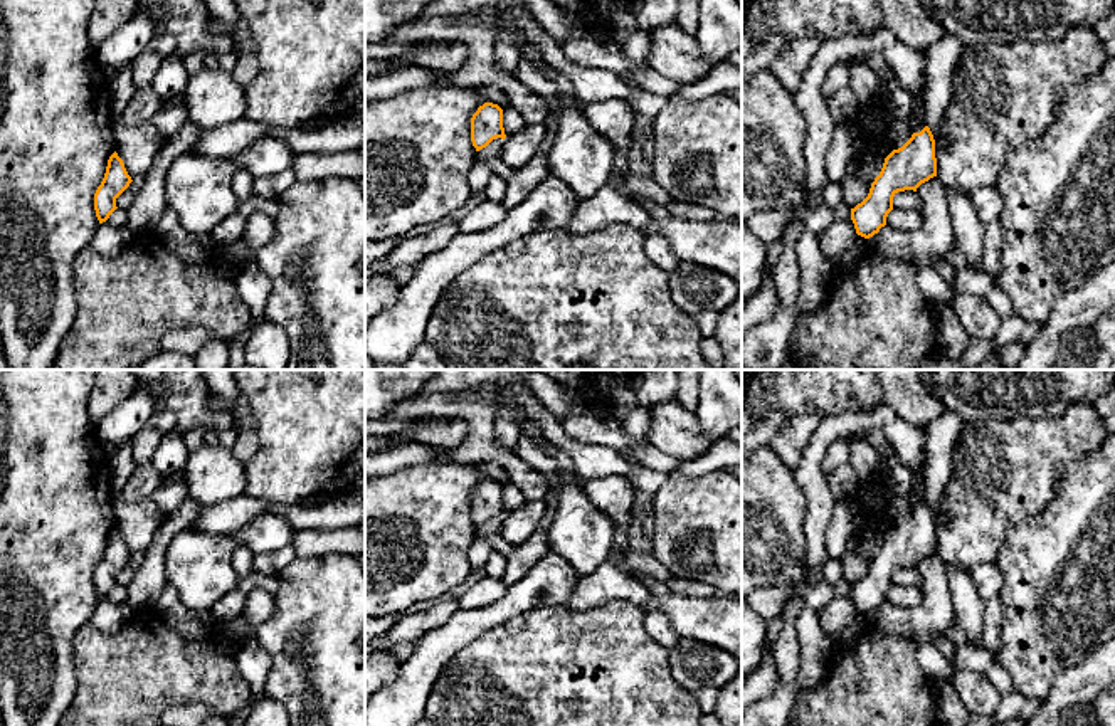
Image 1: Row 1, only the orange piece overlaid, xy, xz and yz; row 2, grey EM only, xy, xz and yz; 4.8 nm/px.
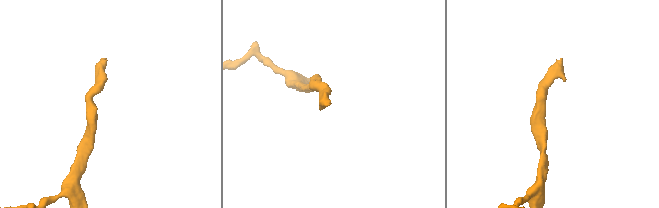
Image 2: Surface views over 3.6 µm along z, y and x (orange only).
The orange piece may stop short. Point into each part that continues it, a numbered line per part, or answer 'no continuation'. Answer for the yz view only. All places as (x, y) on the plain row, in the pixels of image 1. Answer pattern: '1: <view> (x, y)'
1: yz (919, 478)

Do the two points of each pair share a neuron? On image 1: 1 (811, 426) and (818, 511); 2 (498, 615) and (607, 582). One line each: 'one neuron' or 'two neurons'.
1: two neurons
2: two neurons

